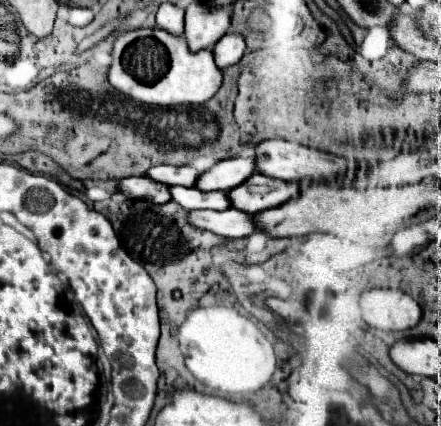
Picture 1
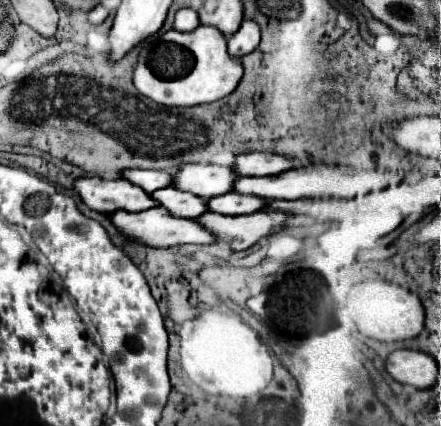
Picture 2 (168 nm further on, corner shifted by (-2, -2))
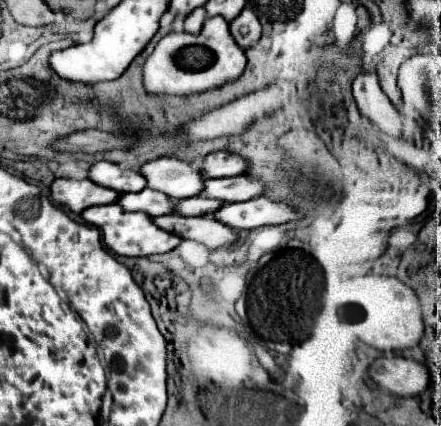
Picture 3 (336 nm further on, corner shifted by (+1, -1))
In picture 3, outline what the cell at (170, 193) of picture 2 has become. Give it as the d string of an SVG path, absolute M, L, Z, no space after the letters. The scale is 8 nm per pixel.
M143 189L139 193L123 193L119 205L127 211L147 211L151 217L171 215L177 209L177 201L167 197L165 193L157 193L155 189Z

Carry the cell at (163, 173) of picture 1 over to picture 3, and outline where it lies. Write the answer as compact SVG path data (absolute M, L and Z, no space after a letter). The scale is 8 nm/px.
M95 163L89 171L89 179L95 181L97 185L111 187L119 193L141 191L147 185L147 179L139 171L121 169L115 163Z

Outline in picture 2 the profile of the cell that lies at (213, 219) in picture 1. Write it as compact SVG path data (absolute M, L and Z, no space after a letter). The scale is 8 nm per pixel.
M150 208L144 212L126 212L116 210L114 214L108 214L112 224L122 230L122 234L130 234L130 238L138 238L138 242L146 242L146 246L154 248L172 248L182 244L212 244L214 236L202 228L196 220L190 218L174 218L164 208Z

